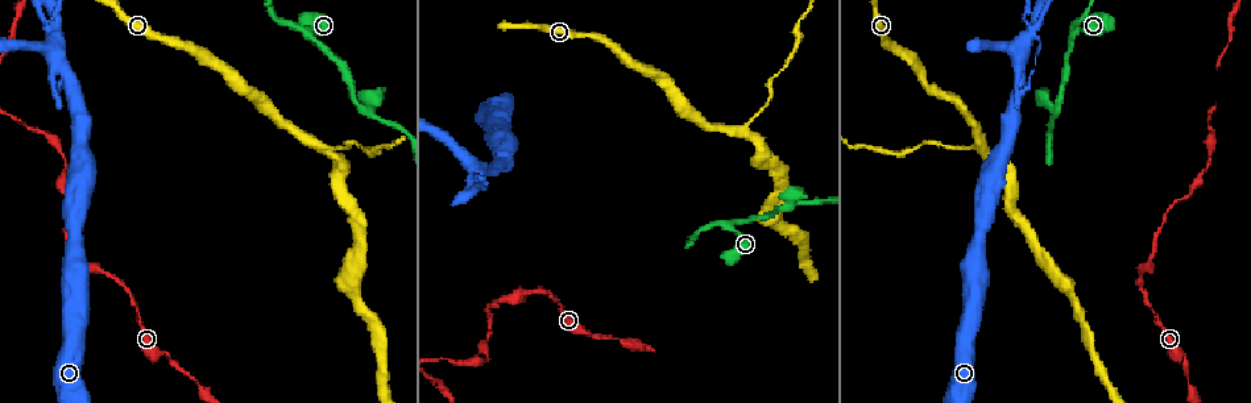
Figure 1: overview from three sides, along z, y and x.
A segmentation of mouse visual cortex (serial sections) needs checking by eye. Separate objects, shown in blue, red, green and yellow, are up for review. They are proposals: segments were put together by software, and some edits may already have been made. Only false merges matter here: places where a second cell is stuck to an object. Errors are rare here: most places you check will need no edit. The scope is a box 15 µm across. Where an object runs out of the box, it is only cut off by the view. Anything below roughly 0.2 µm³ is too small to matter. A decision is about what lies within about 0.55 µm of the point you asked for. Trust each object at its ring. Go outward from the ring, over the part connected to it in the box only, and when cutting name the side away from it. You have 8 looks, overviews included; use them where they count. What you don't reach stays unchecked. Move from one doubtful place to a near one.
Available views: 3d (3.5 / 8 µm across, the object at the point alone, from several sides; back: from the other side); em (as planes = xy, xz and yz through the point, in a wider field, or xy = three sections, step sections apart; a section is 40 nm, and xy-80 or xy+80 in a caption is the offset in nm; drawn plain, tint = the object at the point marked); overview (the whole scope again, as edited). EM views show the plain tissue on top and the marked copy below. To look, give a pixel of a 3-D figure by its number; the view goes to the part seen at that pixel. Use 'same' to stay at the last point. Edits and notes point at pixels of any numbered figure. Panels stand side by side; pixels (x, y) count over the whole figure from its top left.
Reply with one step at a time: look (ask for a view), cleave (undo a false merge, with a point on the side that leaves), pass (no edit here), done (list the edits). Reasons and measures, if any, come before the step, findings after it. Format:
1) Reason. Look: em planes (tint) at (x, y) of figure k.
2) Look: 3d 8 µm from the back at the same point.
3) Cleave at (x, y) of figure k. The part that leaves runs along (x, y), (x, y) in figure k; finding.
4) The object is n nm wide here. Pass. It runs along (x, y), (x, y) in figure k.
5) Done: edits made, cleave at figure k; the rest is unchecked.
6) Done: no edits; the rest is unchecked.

Look: 3d 3.5 µm at (742, 134) of figure 1.

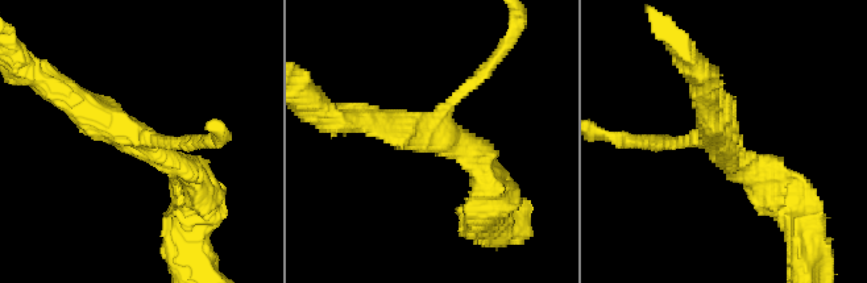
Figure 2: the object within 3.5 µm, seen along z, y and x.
Shape alone is not enough. Look: em xy step 3 (tint) at (139, 135) of figure 2.

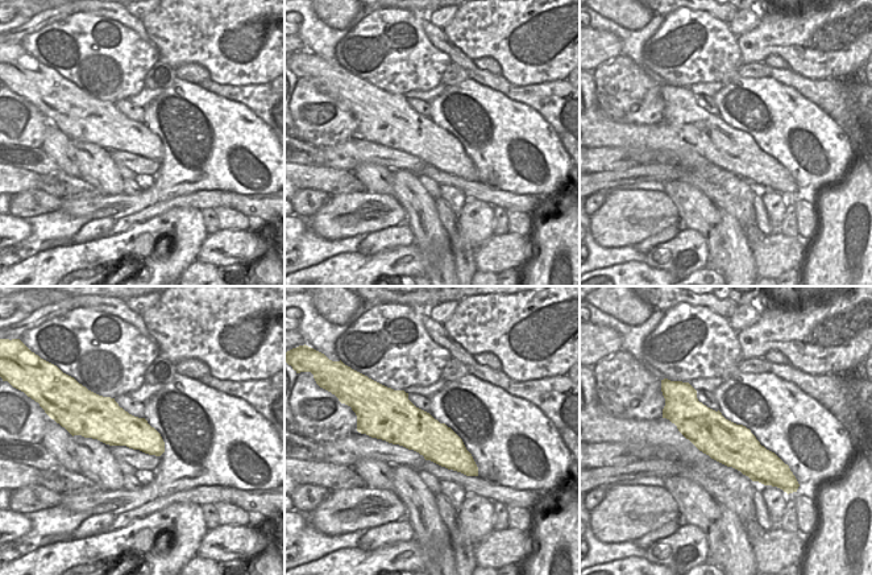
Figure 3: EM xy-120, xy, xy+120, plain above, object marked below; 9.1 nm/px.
The object is 380 nm wide here. Pass. It runs along (67, 92), (193, 177) in figure 2; continuous, no second cell.

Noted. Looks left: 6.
Side arm on a straight run. Look: 3d 3.5 µm at (735, 220) of figure 1.

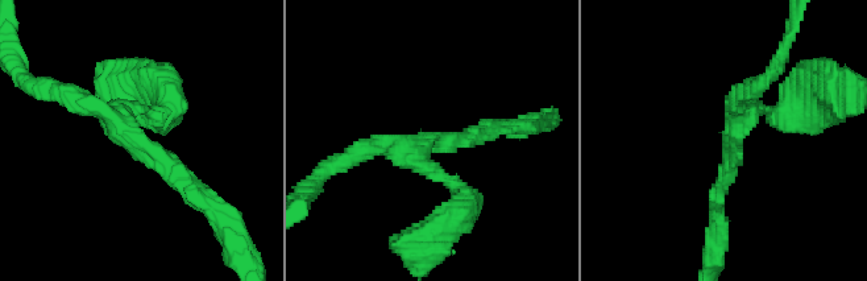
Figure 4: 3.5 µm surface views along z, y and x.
Now the EM. Look: em xy step 5 (tint) at (728, 135) of figure 4.

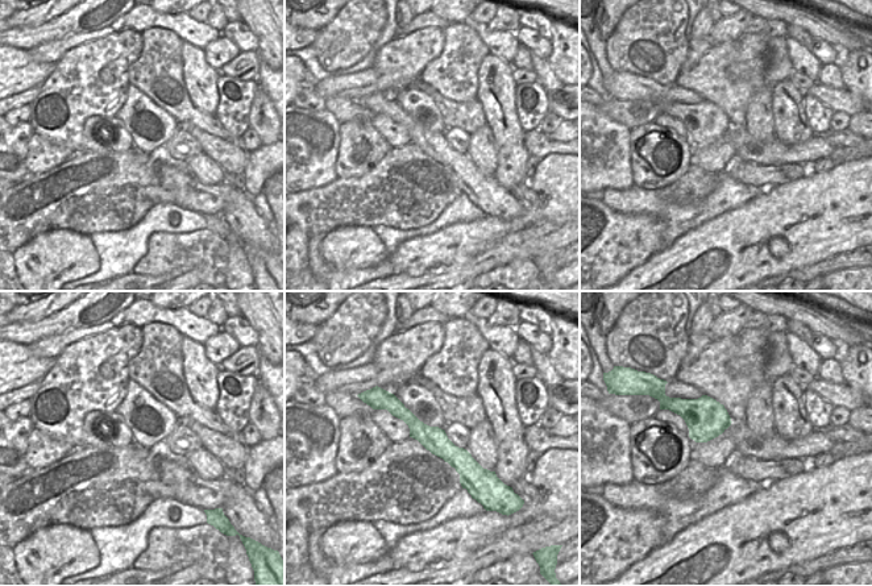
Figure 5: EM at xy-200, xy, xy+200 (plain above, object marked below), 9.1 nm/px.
Pass. It runs along (788, 110), (750, 110), (717, 191) in figure 4; all the same cell.

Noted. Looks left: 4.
Sharp bend. Look: 3d 8 µm from the back at (371, 110) of figure 1.

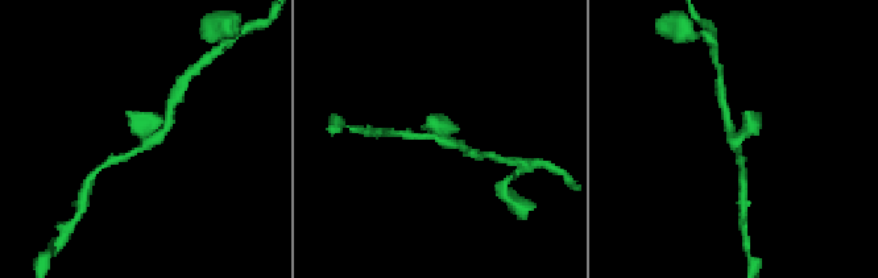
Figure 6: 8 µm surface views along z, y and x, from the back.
Now the EM. Look: em xy step 3 (tint) at (443, 141) of figure 6.

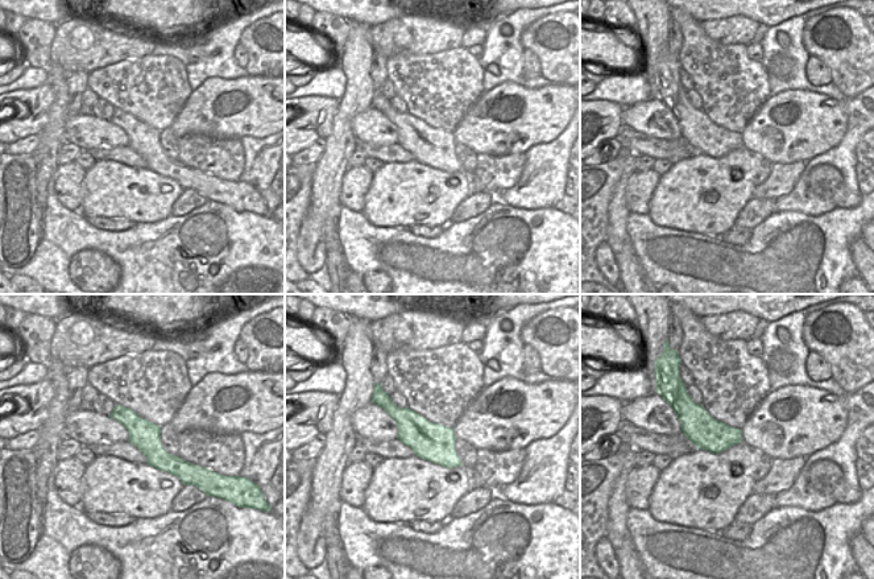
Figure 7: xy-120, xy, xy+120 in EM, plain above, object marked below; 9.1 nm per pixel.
The object is 340 nm wide here. Pass. It runs along (117, 408), (169, 463), (187, 466) in figure 7; all the same cell.

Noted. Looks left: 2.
Done: no edits; the rest is unchecked.

